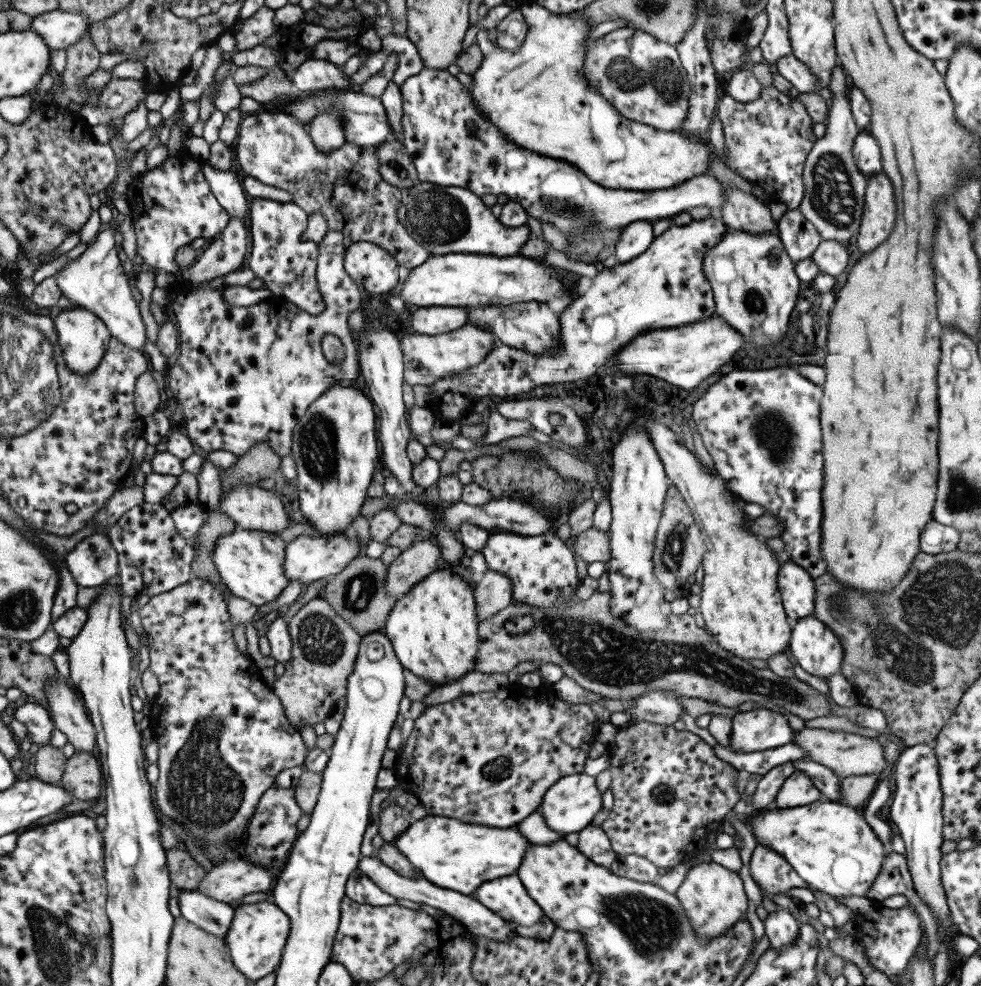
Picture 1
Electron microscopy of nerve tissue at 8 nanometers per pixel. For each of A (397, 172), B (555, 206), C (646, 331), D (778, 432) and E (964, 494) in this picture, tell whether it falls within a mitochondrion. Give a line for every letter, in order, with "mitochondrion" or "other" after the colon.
A: mitochondrion
B: mitochondrion
C: other
D: mitochondrion
E: mitochondrion

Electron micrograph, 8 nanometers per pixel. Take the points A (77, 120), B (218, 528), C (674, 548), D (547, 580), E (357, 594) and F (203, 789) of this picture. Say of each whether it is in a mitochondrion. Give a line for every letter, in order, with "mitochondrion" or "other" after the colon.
A: other
B: mitochondrion
C: mitochondrion
D: other
E: mitochondrion
F: mitochondrion

